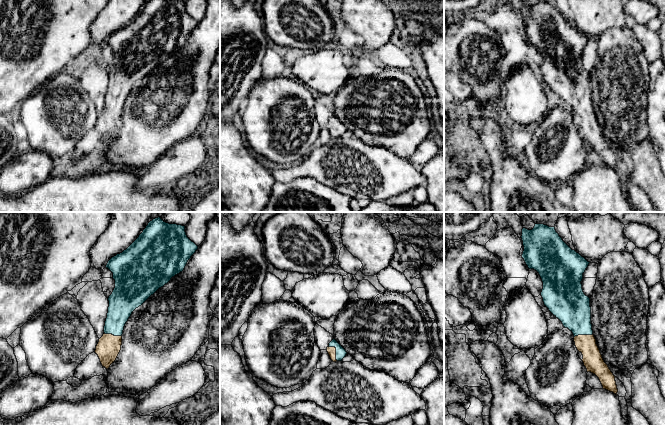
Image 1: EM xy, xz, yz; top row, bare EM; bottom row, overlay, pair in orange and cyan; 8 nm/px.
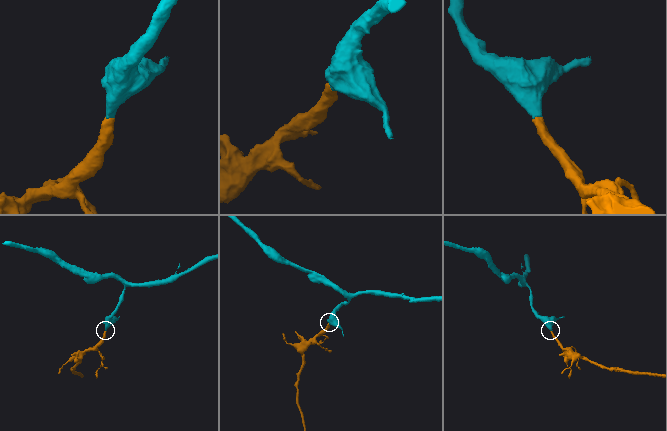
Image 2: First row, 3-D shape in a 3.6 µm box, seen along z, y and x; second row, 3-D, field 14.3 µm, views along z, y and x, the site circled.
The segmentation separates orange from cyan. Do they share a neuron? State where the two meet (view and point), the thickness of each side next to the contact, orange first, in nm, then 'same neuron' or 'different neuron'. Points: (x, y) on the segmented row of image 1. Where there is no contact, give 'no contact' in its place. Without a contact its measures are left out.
xz (335, 351) | 70/80 nm | same neuron

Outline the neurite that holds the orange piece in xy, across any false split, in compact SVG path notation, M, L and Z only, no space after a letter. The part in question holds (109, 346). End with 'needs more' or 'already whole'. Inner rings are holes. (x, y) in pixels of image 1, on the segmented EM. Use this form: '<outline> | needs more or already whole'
M158 217L148 223L126 250L108 261L106 268L113 273L115 288L108 298L109 307L104 334L95 350L103 367L108 369L116 360L121 350L124 326L132 312L167 284L172 277L182 272L197 249L198 246L187 237L185 226L169 224Z | needs more

